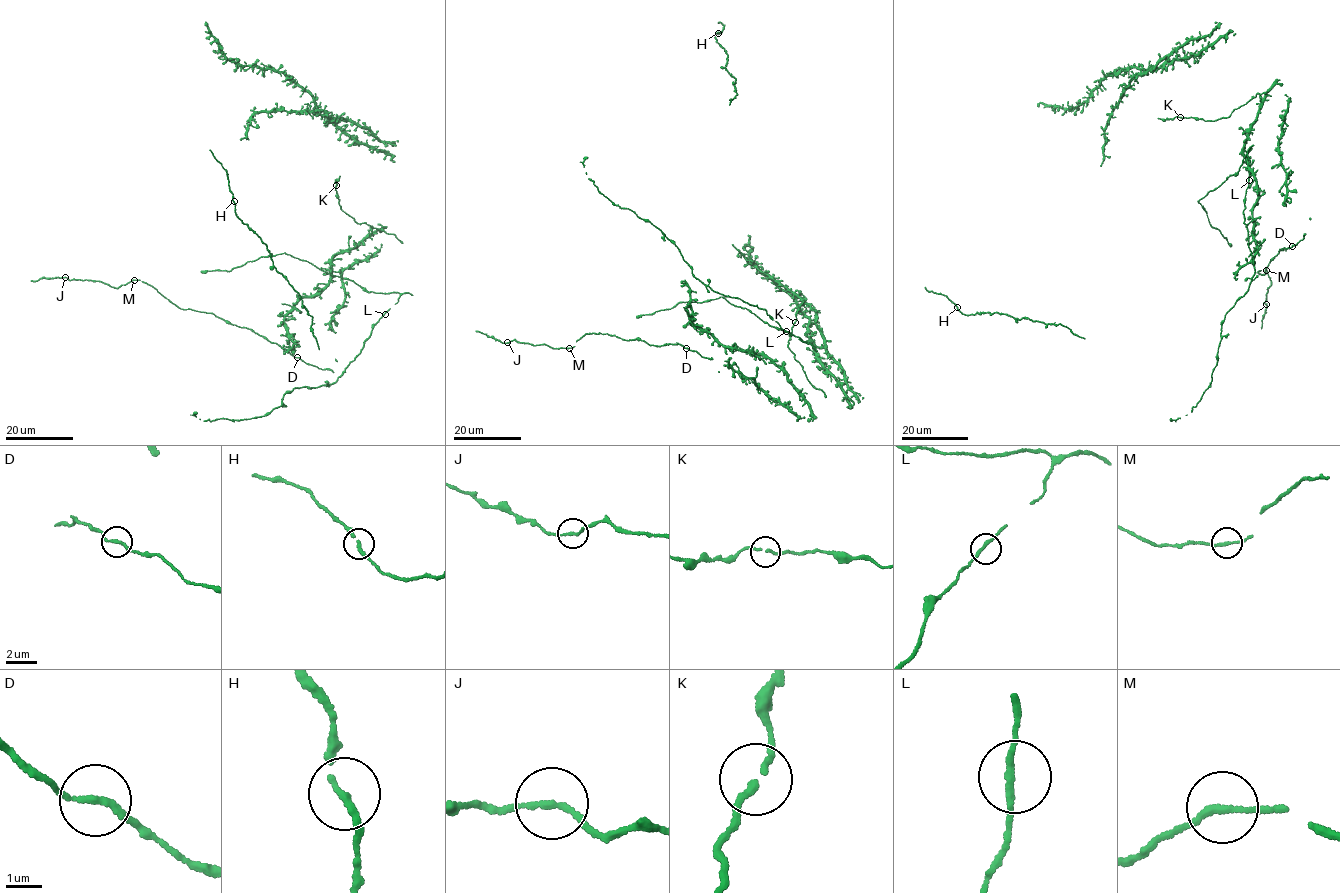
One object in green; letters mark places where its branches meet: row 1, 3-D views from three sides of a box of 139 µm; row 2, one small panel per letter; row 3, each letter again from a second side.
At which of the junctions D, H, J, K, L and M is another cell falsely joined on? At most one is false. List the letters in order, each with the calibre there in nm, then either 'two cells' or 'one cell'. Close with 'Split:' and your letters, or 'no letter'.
D: calibre 170 nm; one cell
H: calibre 170 nm; one cell
J: calibre 160 nm; one cell
K: calibre 160 nm; one cell
L: calibre 170 nm; one cell
M: calibre 170 nm; one cell
Split: no letter

